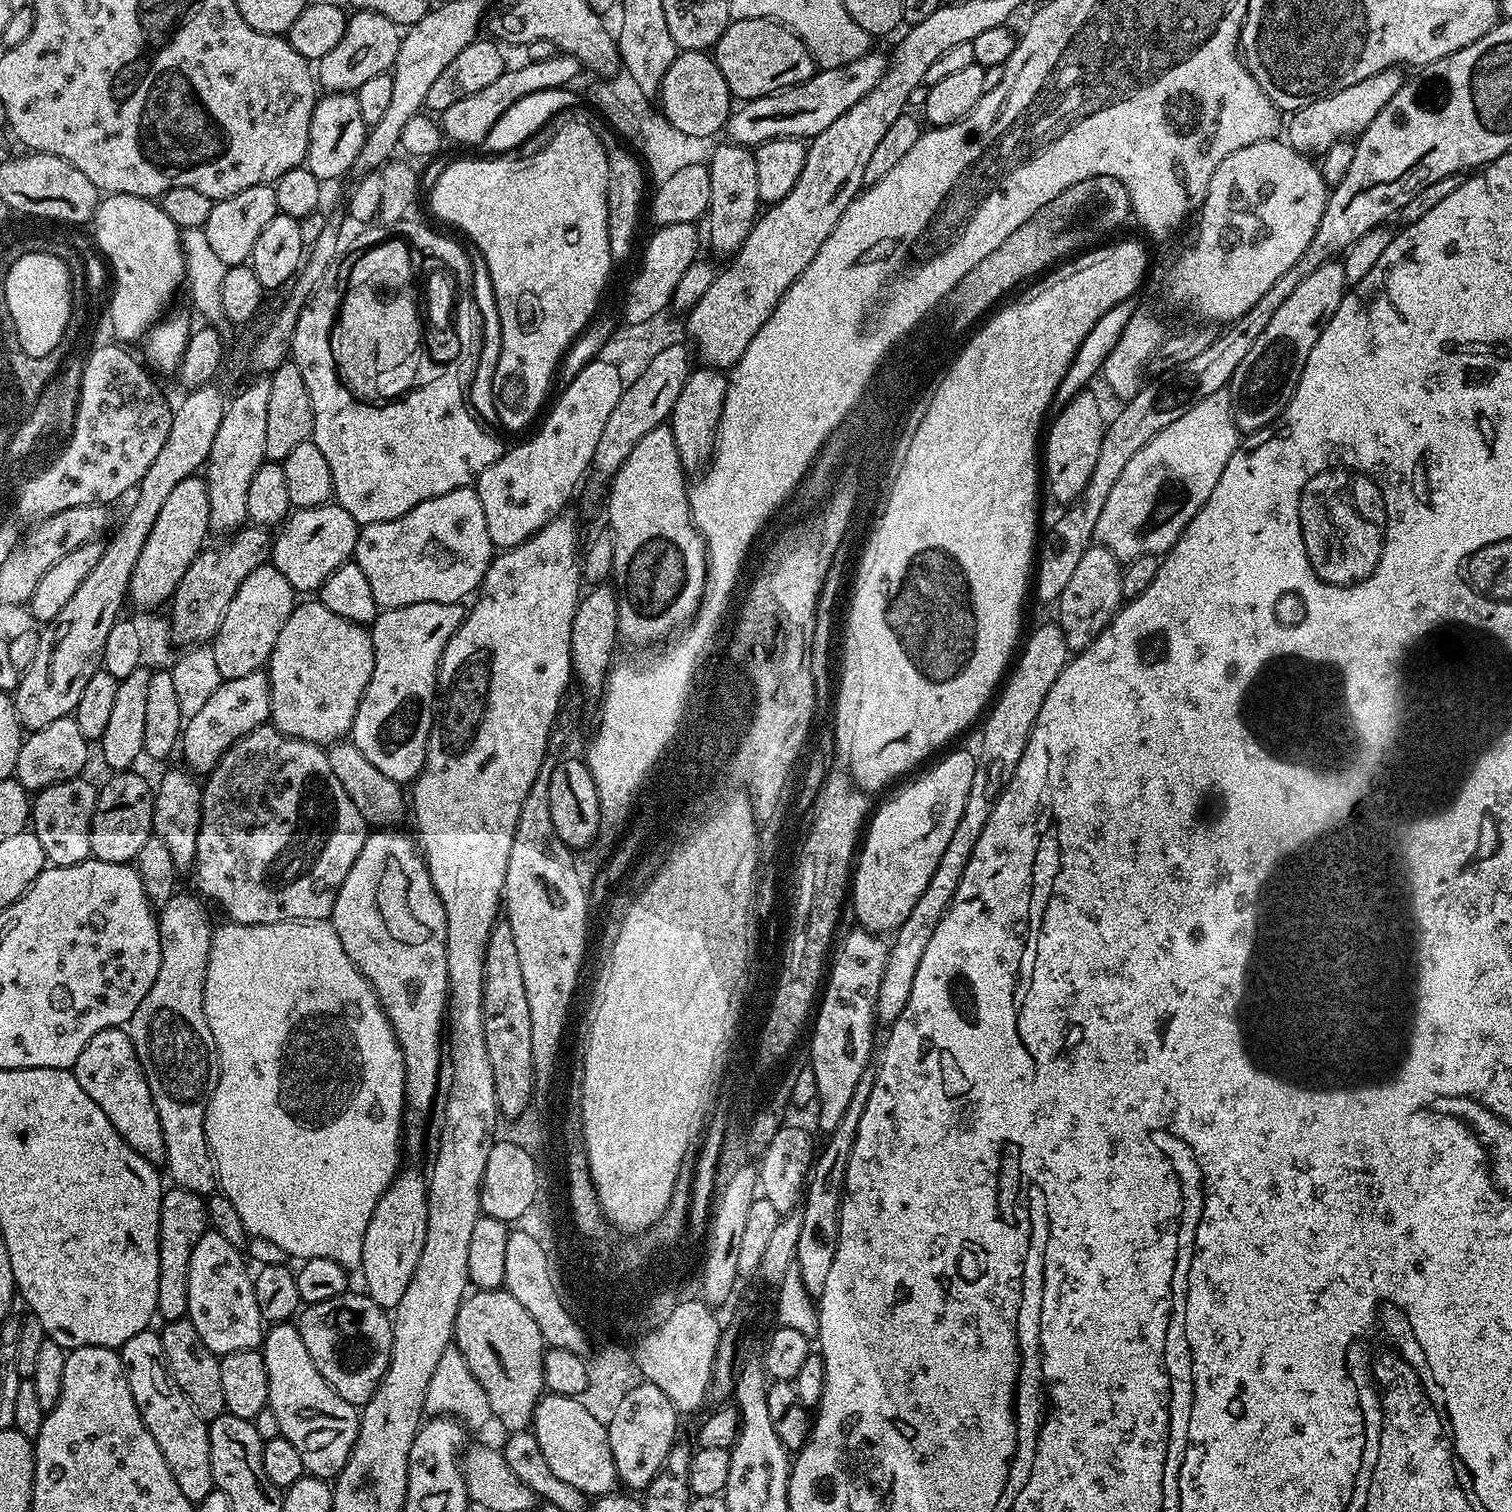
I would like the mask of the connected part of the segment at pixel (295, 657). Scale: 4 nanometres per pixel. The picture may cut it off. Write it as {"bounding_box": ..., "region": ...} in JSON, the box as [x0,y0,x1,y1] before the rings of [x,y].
{"bounding_box":[266,598,374,746],"region":[[[308,598],[305,604],[297,603],[293,607],[290,618],[286,618],[286,626],[282,626],[278,633],[278,642],[274,642],[274,650],[270,654],[266,665],[268,674],[268,685],[270,686],[270,710],[272,715],[270,723],[272,727],[277,728],[282,734],[293,736],[299,740],[305,740],[311,744],[321,746],[331,746],[337,742],[343,741],[351,733],[354,716],[358,714],[358,704],[362,702],[362,694],[370,682],[370,674],[374,674],[374,646],[372,645],[372,633],[363,624],[355,624],[346,618],[334,614],[334,610],[326,610],[326,606],[320,603],[319,599]]]}

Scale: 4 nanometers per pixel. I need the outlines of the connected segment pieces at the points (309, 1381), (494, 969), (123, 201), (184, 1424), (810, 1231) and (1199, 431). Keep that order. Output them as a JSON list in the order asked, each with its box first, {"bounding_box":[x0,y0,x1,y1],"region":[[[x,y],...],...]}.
[{"bounding_box":[262,1322,360,1481],"region":[[[285,1322],[273,1324],[265,1331],[262,1345],[266,1374],[268,1375],[268,1407],[272,1408],[278,1418],[280,1435],[286,1438],[298,1450],[302,1458],[302,1466],[309,1476],[319,1476],[321,1480],[331,1481],[346,1466],[352,1453],[352,1447],[358,1434],[360,1414],[357,1405],[346,1402],[318,1374],[318,1366],[310,1359],[306,1350],[306,1342],[302,1342],[302,1334],[295,1323]]]},{"bounding_box":[484,922,535,1118],"region":[[[497,922],[492,927],[484,959],[484,1029],[490,1064],[494,1066],[496,1105],[500,1107],[500,1116],[520,1118],[529,1111],[528,1103],[534,1097],[535,1070],[532,1068],[529,1003],[514,935],[507,922]]]},{"bounding_box":[90,194,186,342],"region":[[[108,194],[101,199],[100,204],[96,207],[96,215],[90,221],[90,229],[96,235],[94,237],[95,247],[98,249],[99,255],[106,261],[107,267],[110,269],[111,279],[116,279],[116,285],[112,288],[112,301],[108,304],[108,316],[112,319],[112,332],[117,341],[128,342],[124,340],[143,341],[148,335],[150,329],[169,311],[168,303],[176,296],[176,291],[181,291],[182,285],[186,280],[186,265],[184,263],[184,248],[180,244],[181,229],[174,226],[174,222],[170,222],[170,218],[166,218],[166,214],[160,209],[159,203],[155,199],[145,198],[142,196],[131,196],[130,194]]]},{"bounding_box":[118,1330,214,1505],"region":[[[149,1330],[134,1334],[118,1349],[126,1378],[130,1382],[130,1394],[134,1394],[134,1406],[138,1406],[138,1414],[154,1434],[154,1442],[158,1442],[158,1450],[162,1450],[162,1458],[166,1458],[166,1466],[170,1466],[170,1474],[174,1474],[174,1482],[178,1482],[178,1490],[186,1494],[192,1505],[198,1505],[206,1494],[214,1490],[212,1471],[210,1470],[210,1438],[208,1424],[190,1406],[186,1394],[174,1382],[168,1372],[166,1350],[162,1350],[162,1338],[159,1331]]]},{"bounding_box":[795,1071,872,1298],"region":[[[871,1071],[862,1074],[854,1090],[854,1098],[850,1098],[850,1106],[846,1106],[846,1114],[842,1114],[842,1122],[838,1122],[834,1131],[827,1135],[828,1142],[821,1152],[819,1149],[812,1170],[808,1173],[806,1191],[802,1197],[802,1231],[798,1234],[795,1262],[802,1284],[813,1298],[818,1298],[822,1290],[826,1290],[826,1277],[830,1275],[830,1265],[834,1263],[834,1250],[838,1246],[840,1233],[840,1199],[844,1196],[846,1166],[850,1162],[850,1150],[854,1148],[858,1122],[862,1122],[862,1114],[870,1098],[872,1077]]]},{"bounding_box":[1095,391,1242,562],"region":[[[1227,391],[1215,392],[1198,402],[1178,422],[1154,434],[1122,470],[1118,482],[1102,506],[1095,539],[1109,548],[1117,560],[1127,562],[1142,554],[1167,554],[1178,542],[1182,530],[1202,510],[1206,498],[1218,486],[1230,454],[1242,439],[1232,417],[1232,400]]]}]

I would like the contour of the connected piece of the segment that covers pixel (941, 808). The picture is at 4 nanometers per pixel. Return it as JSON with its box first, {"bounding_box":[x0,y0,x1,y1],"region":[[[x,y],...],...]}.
{"bounding_box":[850,752,977,934],"region":[[[952,752],[945,760],[940,760],[925,776],[908,784],[893,800],[888,800],[880,809],[873,811],[858,859],[854,864],[854,879],[850,884],[850,904],[856,907],[856,916],[860,919],[859,927],[873,934],[895,933],[896,929],[906,922],[910,910],[914,910],[914,902],[926,890],[926,882],[930,882],[930,874],[934,874],[934,866],[938,866],[938,858],[942,858],[950,837],[954,834],[954,826],[958,826],[958,818],[962,818],[962,810],[966,810],[966,798],[970,794],[970,782],[974,782],[974,770],[977,757],[968,752]]]}

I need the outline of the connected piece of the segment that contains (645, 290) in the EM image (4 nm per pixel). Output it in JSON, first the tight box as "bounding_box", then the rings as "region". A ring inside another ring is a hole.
{"bounding_box":[624,224,702,323],"region":[[[665,224],[655,229],[656,233],[648,240],[644,248],[644,261],[628,288],[628,297],[624,300],[624,320],[627,323],[644,322],[648,318],[663,313],[672,304],[672,295],[682,282],[682,274],[701,255],[702,232],[696,224]]]}

